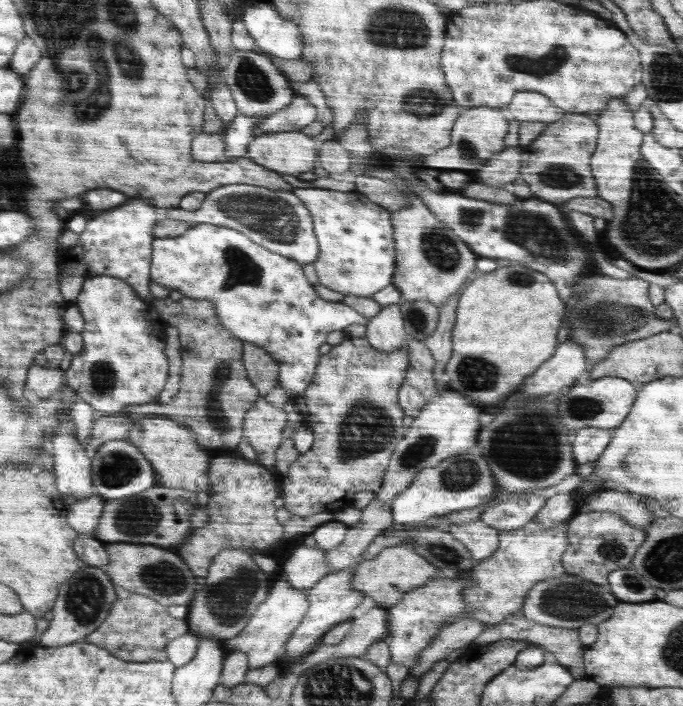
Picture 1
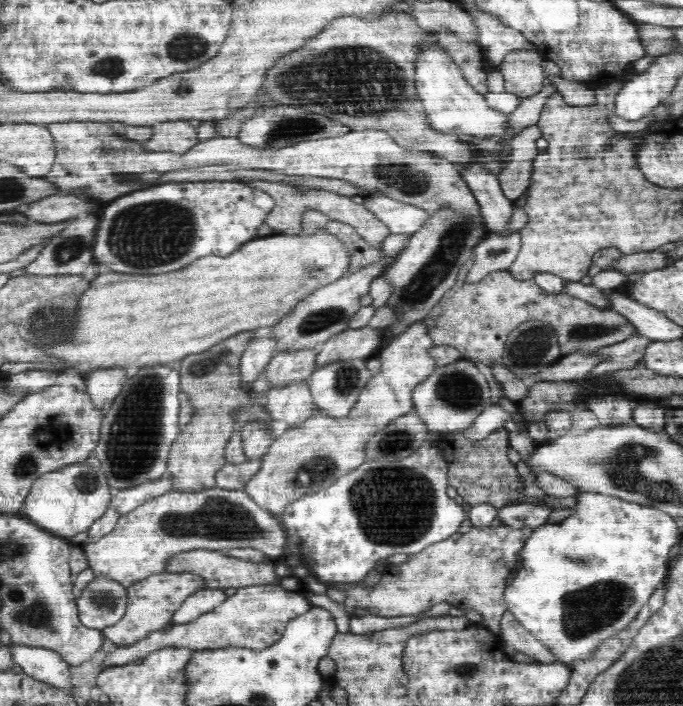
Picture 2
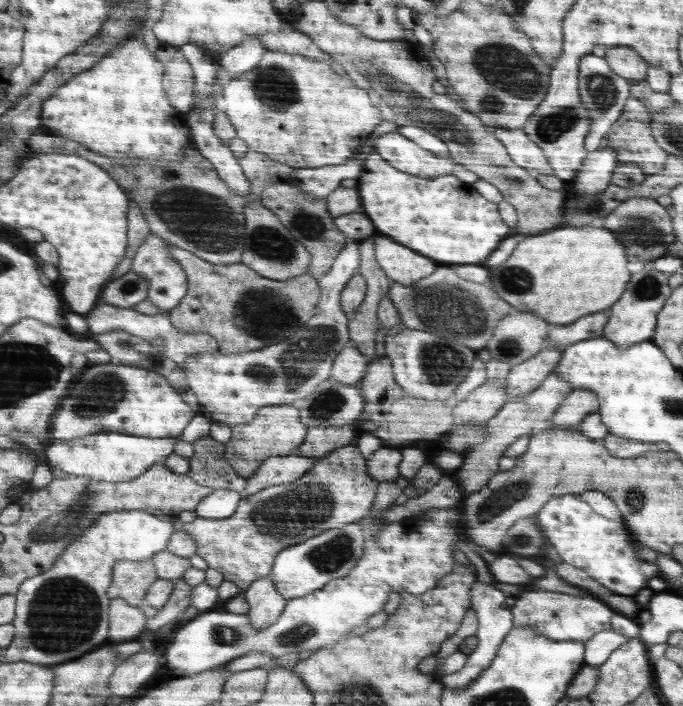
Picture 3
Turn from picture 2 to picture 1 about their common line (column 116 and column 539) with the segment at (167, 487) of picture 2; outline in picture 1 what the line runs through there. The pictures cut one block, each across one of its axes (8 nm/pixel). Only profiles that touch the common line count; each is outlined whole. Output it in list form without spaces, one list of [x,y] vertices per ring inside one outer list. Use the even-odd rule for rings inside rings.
[[[541,490],[524,492],[522,495],[513,493],[512,495],[508,495],[507,499],[504,498],[499,503],[490,505],[481,514],[479,519],[488,526],[499,530],[499,532],[518,530],[535,518],[546,501],[546,497],[544,497],[543,491]]]

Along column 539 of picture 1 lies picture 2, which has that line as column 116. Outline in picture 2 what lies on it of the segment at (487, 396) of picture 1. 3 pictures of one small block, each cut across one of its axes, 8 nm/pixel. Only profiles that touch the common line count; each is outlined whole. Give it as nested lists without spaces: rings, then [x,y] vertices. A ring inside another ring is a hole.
[[[319,231],[314,235],[250,240],[230,256],[204,256],[186,268],[160,276],[128,276],[126,273],[124,282],[89,284],[90,288],[78,296],[78,318],[70,340],[56,342],[50,346],[48,354],[68,368],[82,368],[88,364],[90,370],[180,362],[185,356],[204,352],[234,334],[276,326],[300,300],[346,275],[348,266],[348,249],[336,237]]]

